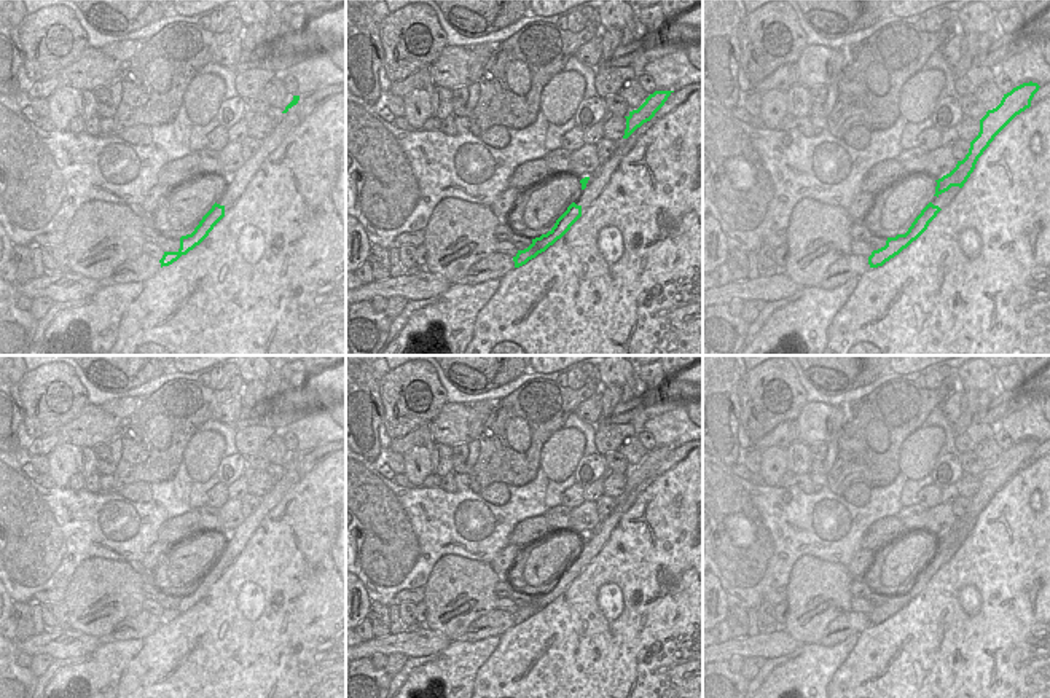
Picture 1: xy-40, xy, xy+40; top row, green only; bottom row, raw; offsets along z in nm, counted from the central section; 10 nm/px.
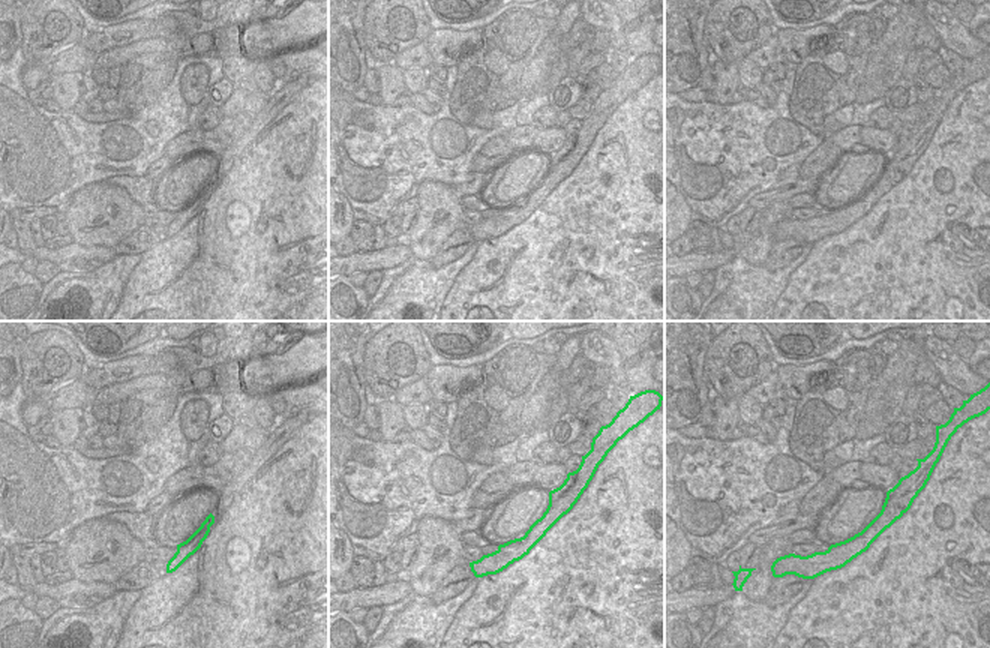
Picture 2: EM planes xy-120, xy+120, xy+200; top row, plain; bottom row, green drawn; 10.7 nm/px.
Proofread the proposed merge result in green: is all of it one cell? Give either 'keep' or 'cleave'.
cleave

